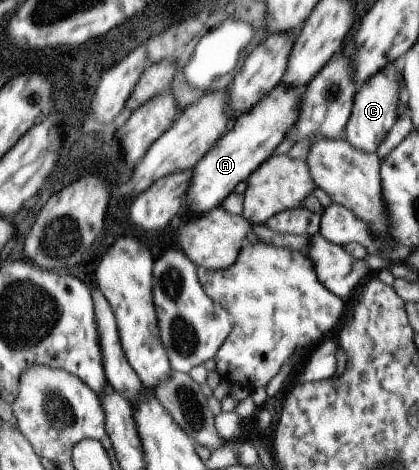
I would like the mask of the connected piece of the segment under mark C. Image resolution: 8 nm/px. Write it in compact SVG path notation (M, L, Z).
M392 62L388 67L380 69L368 81L357 88L351 105L348 121L345 123L342 136L354 149L362 153L375 153L378 145L396 121L396 103L400 98L398 94L402 89L403 81L401 68L398 62Z

